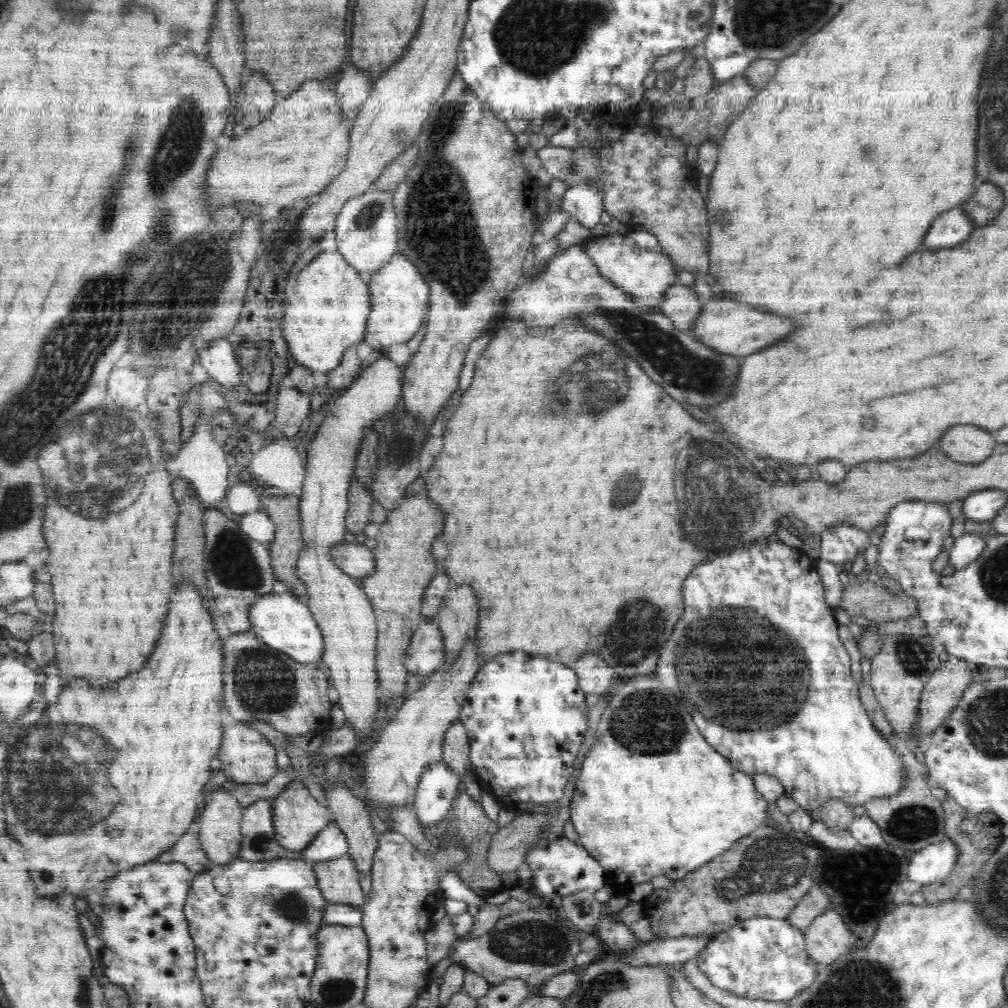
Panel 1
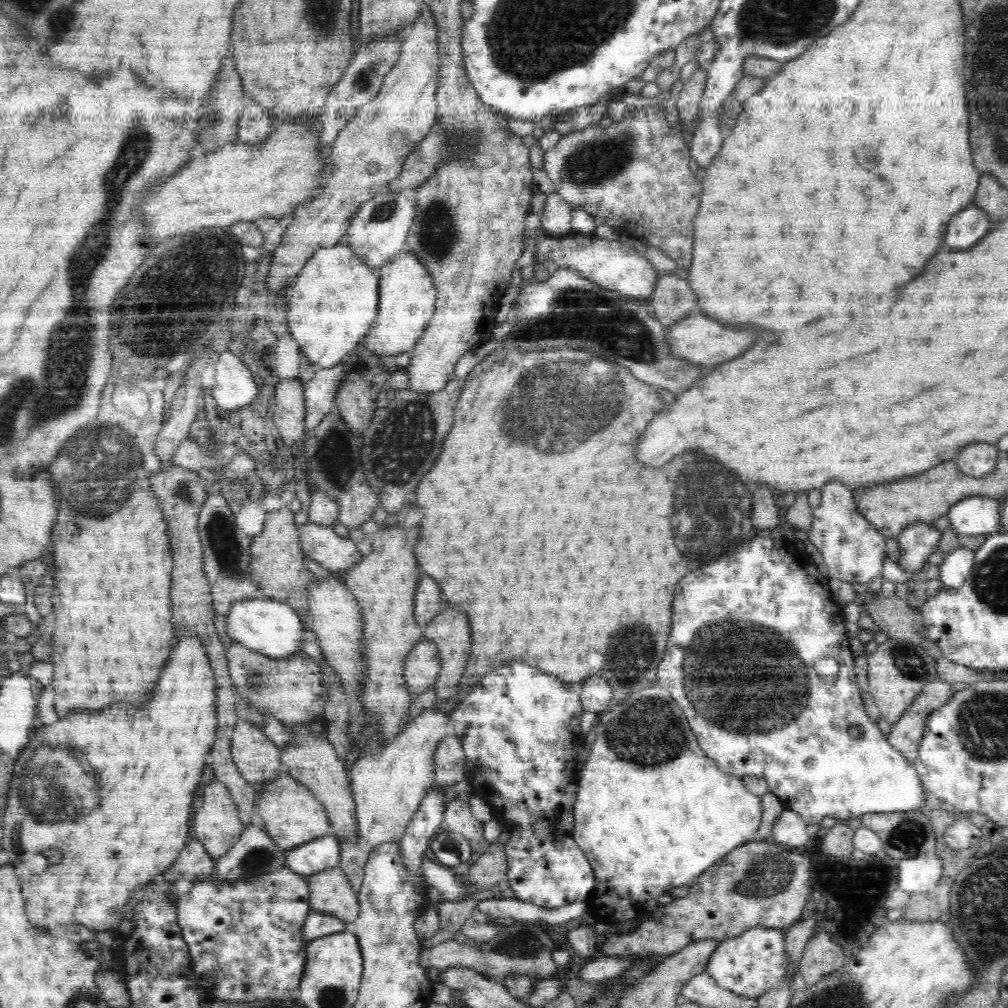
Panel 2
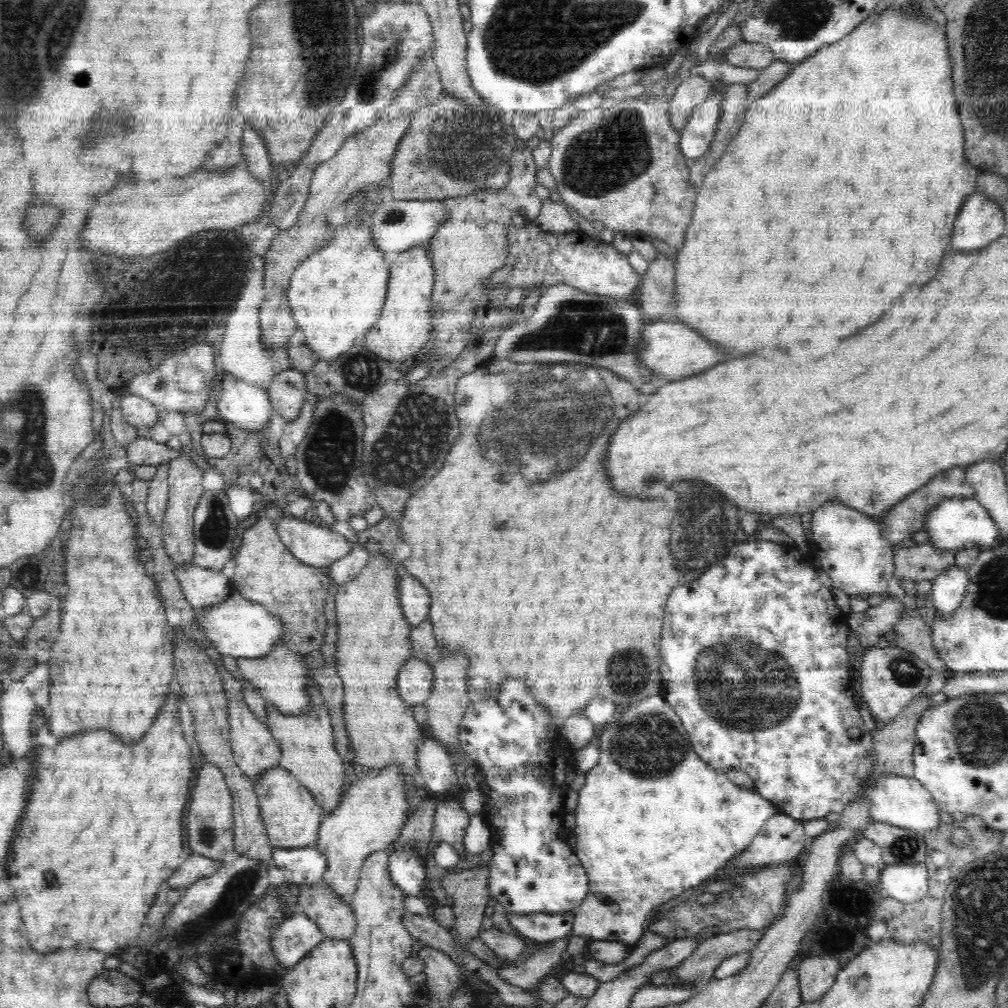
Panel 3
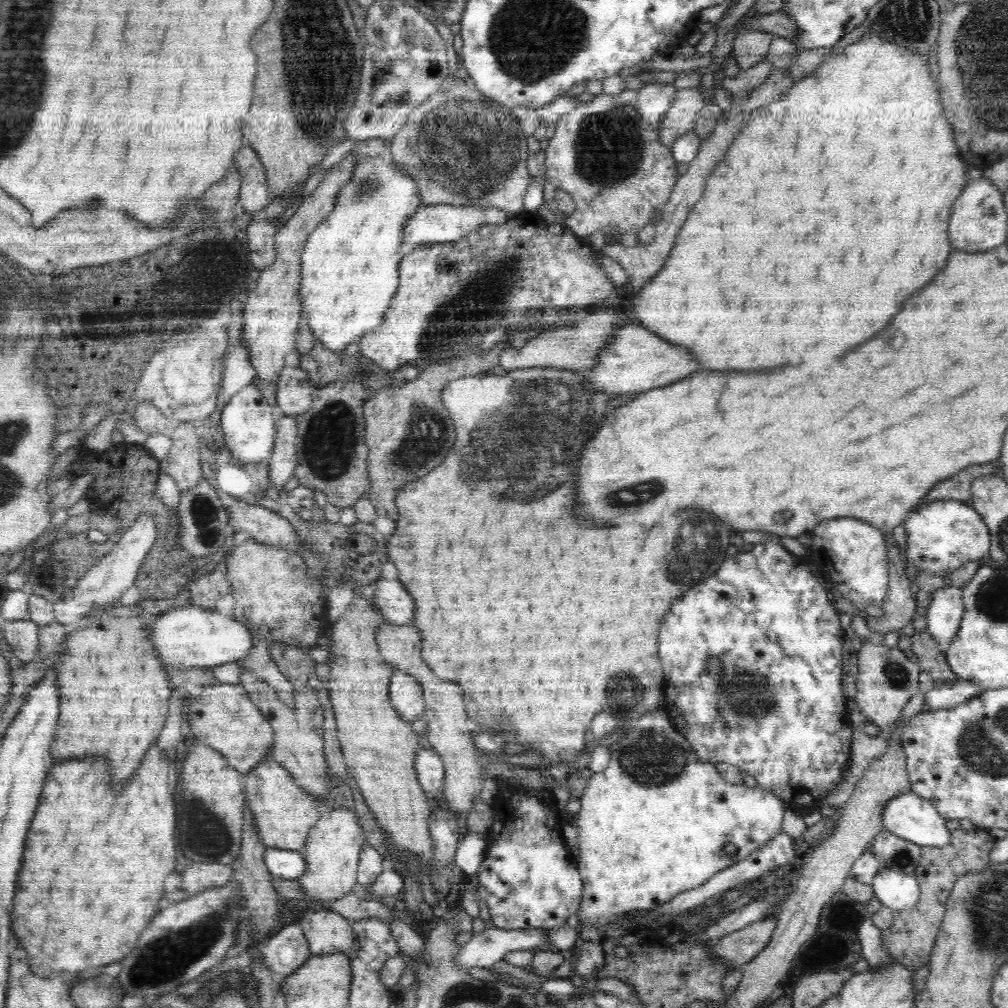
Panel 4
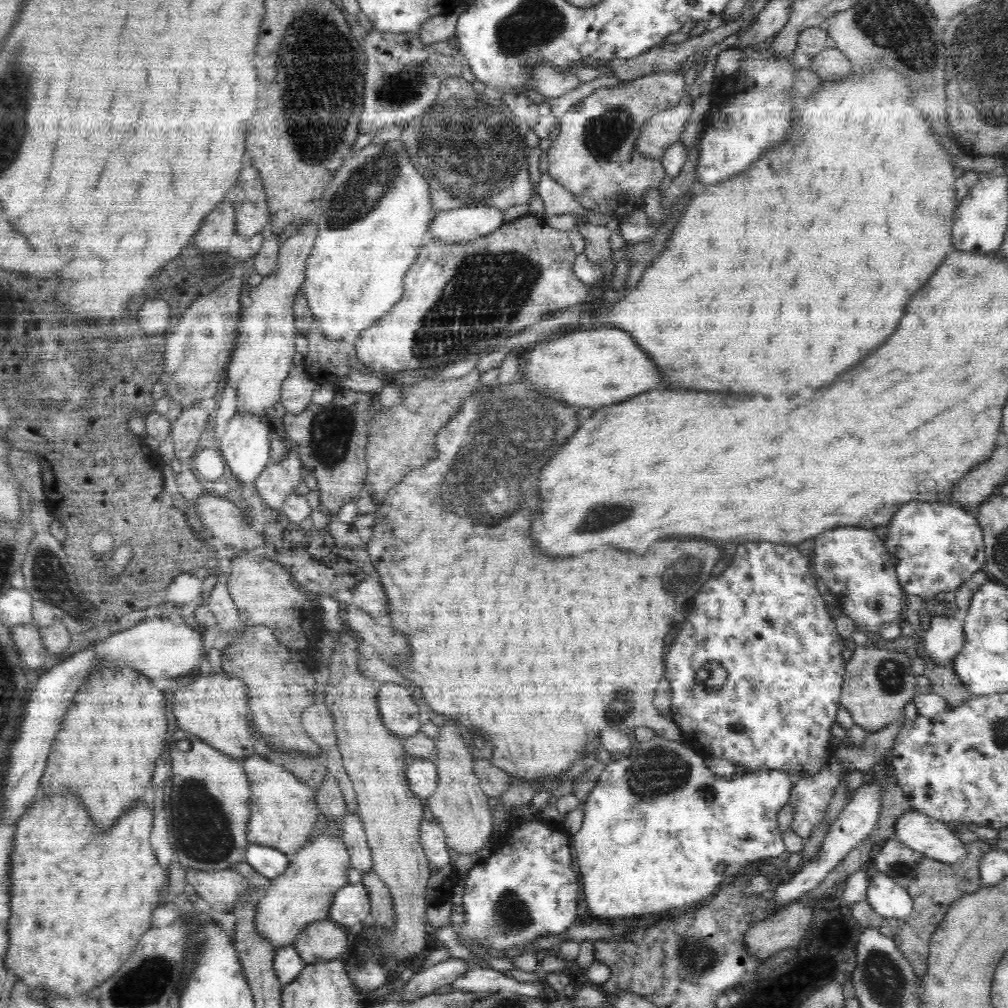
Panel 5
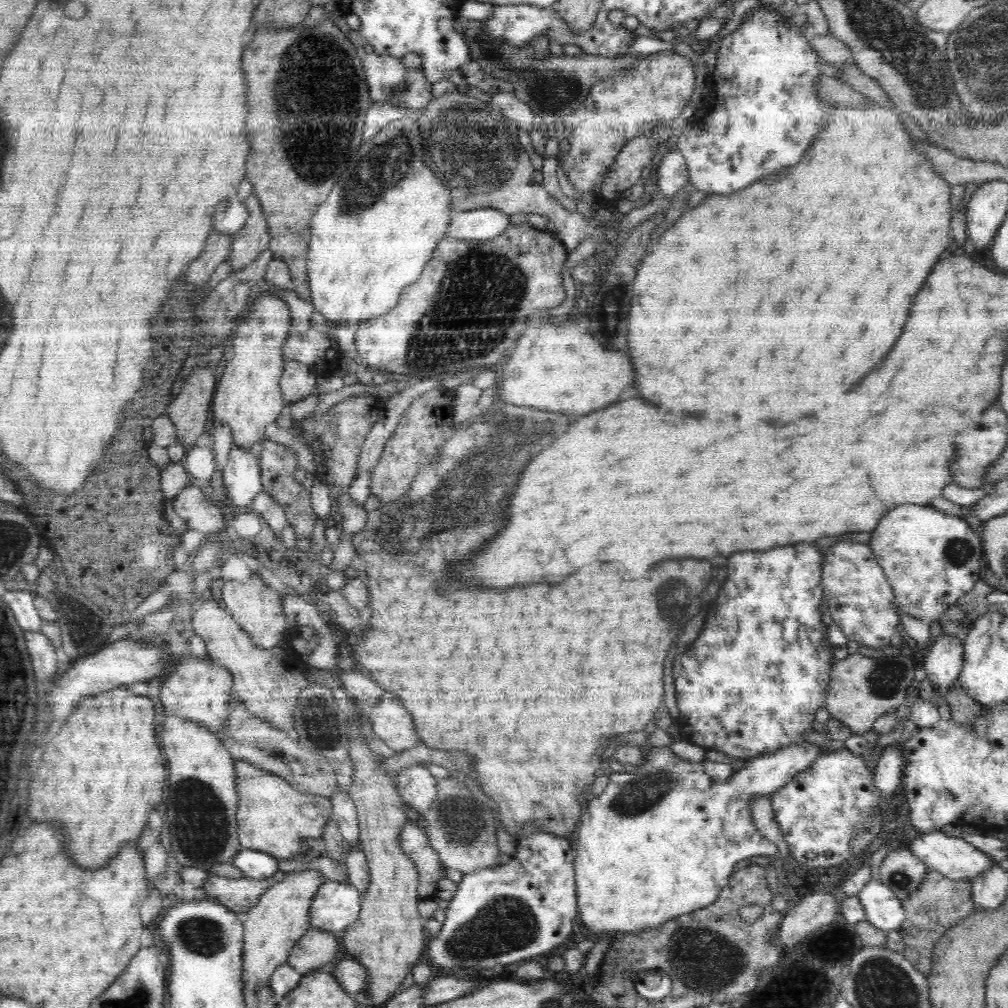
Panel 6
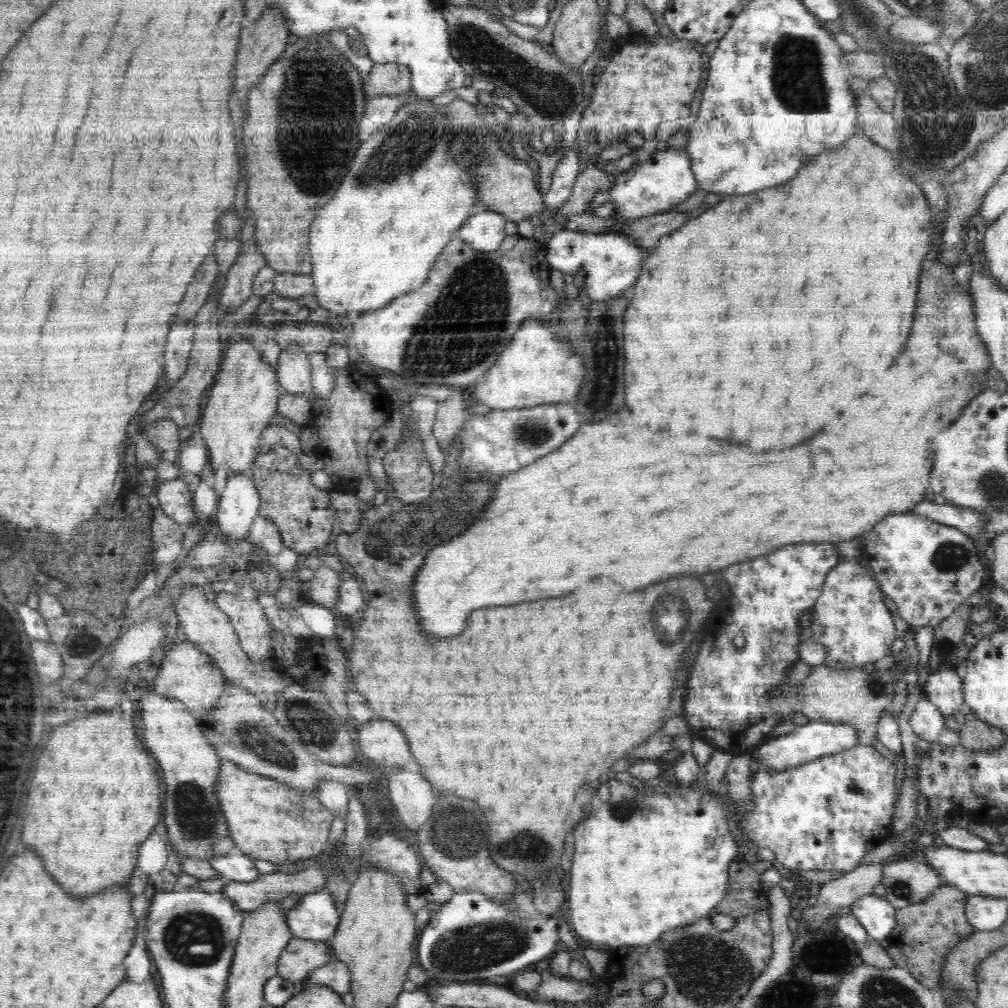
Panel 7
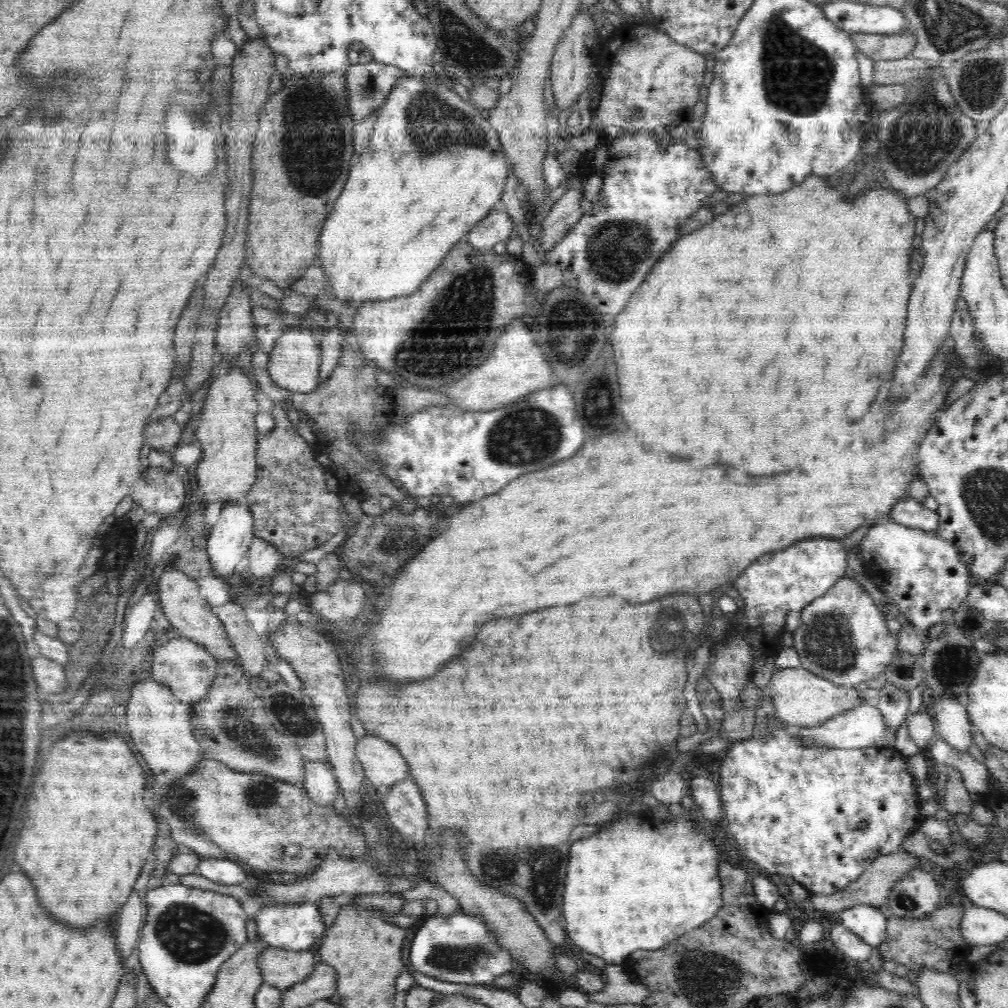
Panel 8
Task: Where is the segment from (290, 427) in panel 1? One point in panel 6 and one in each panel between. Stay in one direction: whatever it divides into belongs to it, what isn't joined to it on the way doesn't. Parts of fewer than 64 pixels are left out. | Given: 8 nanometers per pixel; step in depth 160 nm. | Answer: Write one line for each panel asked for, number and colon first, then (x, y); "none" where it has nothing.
2: (289, 406)
3: (288, 393)
4: (294, 390)
5: (297, 390)
6: (297, 382)

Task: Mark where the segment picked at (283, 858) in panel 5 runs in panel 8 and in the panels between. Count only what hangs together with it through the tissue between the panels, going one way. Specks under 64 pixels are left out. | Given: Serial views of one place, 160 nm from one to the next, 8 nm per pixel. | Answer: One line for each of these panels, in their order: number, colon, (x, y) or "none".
6: (257, 865)
7: (237, 866)
8: (225, 871)

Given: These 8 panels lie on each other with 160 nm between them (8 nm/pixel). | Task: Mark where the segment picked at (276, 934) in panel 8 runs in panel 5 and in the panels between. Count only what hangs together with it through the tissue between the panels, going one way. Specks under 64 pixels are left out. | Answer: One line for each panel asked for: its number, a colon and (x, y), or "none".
5: (350, 907)
6: (336, 906)
7: (315, 917)

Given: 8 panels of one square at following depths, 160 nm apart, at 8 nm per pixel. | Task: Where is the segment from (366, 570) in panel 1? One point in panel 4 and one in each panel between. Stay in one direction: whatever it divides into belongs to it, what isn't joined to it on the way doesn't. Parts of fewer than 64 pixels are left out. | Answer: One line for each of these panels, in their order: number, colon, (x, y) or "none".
2: (321, 544)
3: (312, 545)
4: (262, 525)

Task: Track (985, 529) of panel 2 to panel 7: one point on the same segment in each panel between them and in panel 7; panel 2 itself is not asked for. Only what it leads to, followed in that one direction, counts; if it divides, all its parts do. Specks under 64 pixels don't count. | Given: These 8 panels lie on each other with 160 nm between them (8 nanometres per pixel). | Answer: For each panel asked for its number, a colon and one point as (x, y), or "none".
3: (956, 524)
4: (941, 536)
5: (938, 546)
6: (931, 559)
7: (928, 569)

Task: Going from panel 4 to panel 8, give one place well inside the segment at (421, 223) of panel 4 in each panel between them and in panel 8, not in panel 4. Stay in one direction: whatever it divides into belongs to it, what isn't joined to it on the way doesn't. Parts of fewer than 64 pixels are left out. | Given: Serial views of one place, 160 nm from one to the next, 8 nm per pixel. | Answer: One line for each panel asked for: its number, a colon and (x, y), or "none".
5: (466, 223)
6: (483, 224)
7: (484, 230)
8: (496, 227)

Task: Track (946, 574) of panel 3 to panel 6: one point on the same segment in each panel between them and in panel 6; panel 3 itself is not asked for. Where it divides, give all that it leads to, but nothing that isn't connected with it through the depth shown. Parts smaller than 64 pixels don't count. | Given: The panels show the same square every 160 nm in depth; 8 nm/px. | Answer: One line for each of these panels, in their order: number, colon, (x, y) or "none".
4: (947, 606)
5: (943, 640)
6: (943, 663)

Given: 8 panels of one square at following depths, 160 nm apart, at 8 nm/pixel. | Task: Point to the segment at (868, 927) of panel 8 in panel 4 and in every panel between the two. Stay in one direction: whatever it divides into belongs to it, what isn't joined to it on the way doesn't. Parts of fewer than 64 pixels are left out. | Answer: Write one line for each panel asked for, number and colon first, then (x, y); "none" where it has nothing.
4: (896, 890)
5: (890, 900)
6: (884, 910)
7: (875, 914)

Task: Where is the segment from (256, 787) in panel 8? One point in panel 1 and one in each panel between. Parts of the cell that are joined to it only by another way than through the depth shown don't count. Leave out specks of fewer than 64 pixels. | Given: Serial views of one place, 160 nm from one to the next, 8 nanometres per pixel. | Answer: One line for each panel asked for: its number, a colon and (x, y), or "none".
1: (298, 818)
2: (291, 815)
3: (292, 818)
4: (284, 814)
5: (283, 810)
6: (274, 817)
7: (269, 820)

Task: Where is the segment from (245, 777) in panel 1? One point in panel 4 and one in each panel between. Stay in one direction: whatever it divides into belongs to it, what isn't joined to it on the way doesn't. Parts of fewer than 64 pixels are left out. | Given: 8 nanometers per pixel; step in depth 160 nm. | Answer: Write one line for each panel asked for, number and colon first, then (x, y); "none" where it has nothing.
2: (258, 760)
3: (255, 750)
4: (225, 718)

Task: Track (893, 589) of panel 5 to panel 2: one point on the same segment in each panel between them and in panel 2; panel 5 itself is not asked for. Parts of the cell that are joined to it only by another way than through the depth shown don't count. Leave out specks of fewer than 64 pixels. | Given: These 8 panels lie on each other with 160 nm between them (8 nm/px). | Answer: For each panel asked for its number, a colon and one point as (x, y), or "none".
2: (852, 549)
3: (852, 550)
4: (856, 555)

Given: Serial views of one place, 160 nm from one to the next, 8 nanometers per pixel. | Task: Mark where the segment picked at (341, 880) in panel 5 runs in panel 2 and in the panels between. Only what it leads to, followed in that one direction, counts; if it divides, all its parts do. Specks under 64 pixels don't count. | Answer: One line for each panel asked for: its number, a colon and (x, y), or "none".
2: (387, 787)
3: (372, 813)
4: (331, 851)

